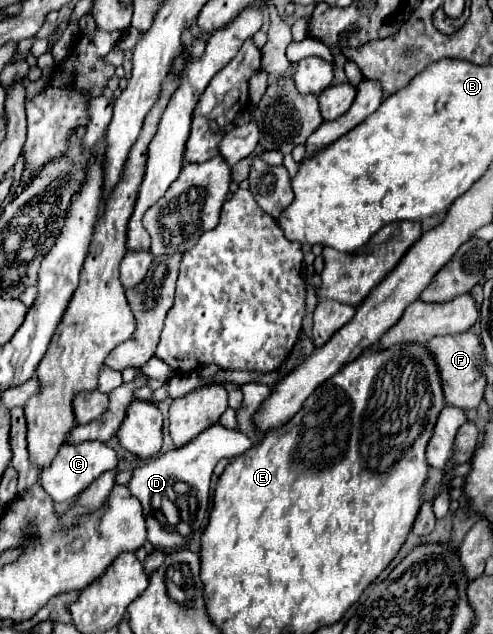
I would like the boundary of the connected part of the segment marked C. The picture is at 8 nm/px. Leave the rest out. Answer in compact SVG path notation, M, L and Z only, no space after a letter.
M84 442L84 444L64 444L52 464L42 472L40 484L50 494L56 504L74 500L84 488L88 488L102 472L116 468L116 452L104 442Z

